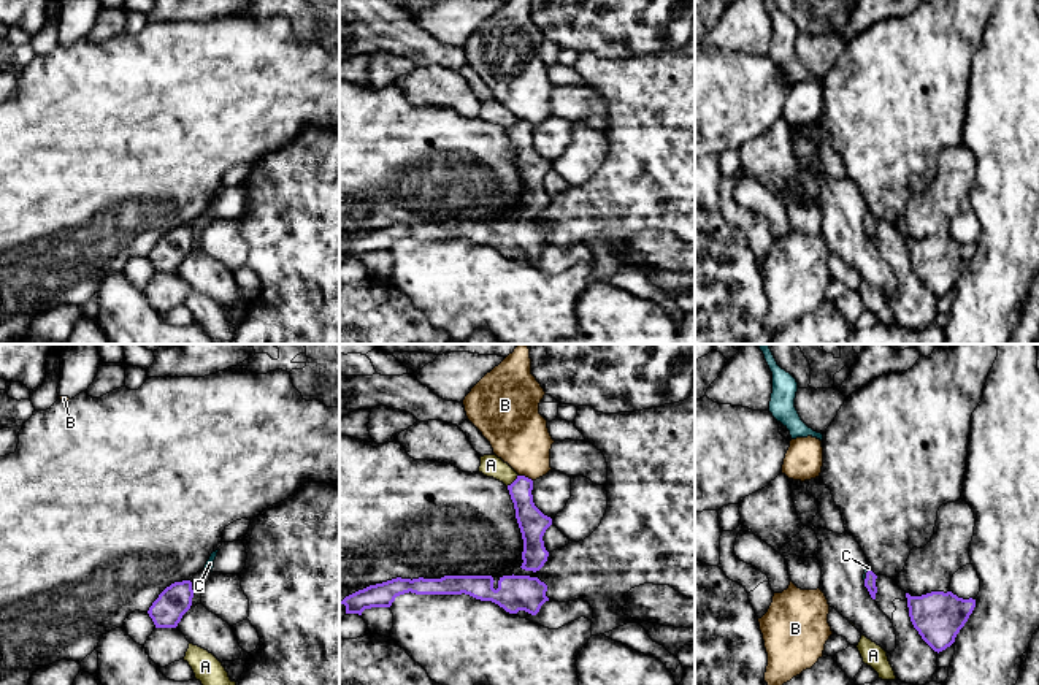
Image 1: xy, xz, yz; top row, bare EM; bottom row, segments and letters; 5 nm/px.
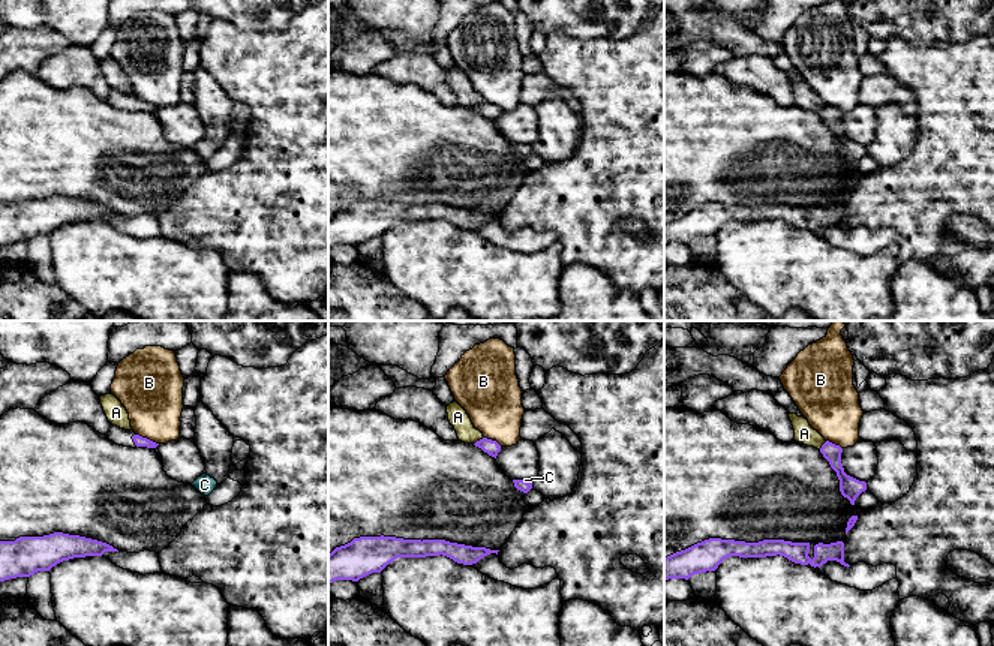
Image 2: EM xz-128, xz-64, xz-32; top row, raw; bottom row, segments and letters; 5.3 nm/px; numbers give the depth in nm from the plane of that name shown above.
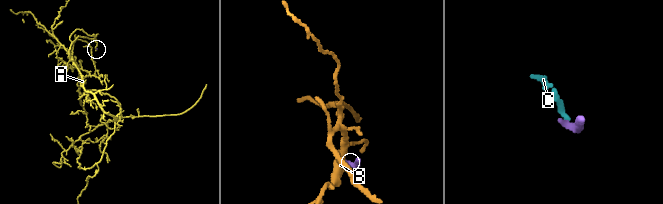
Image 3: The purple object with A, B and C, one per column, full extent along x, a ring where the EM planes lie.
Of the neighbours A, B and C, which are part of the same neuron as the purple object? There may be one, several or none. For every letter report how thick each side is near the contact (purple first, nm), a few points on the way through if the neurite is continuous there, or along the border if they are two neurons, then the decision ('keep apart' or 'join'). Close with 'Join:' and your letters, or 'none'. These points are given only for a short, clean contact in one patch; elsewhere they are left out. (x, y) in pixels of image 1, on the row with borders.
A: 140 nm thick on the purple side, 110 nm on the other; border along xz (517, 474), (506, 486); keep apart
B: 140 nm thick on the purple side, 300 nm on the other; border along xz (519, 474), (532, 481); keep apart
C: 60 nm thick on the purple side, 20 nm on the other; runs through yz (870, 582), (866, 574), (868, 568); join
Join: C

